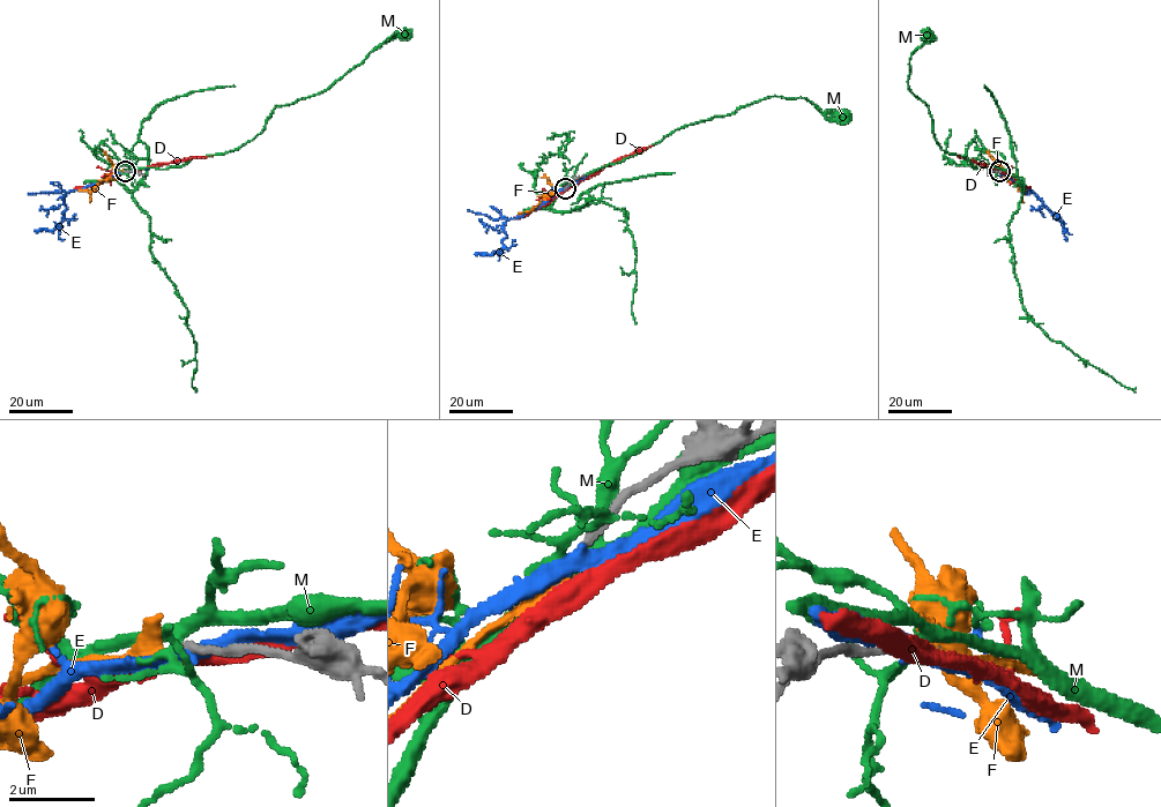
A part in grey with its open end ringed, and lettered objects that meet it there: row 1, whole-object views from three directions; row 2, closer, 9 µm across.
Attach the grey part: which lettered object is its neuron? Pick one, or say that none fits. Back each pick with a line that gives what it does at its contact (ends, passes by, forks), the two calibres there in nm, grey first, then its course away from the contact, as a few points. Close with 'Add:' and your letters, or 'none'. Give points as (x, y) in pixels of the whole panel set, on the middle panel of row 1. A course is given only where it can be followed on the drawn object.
F: It passes by. Thickness 170 nm (grey) against 280 nm. Its course: (565, 188), (548, 201), (545, 199), (553, 187), (540, 177)
Add: F

